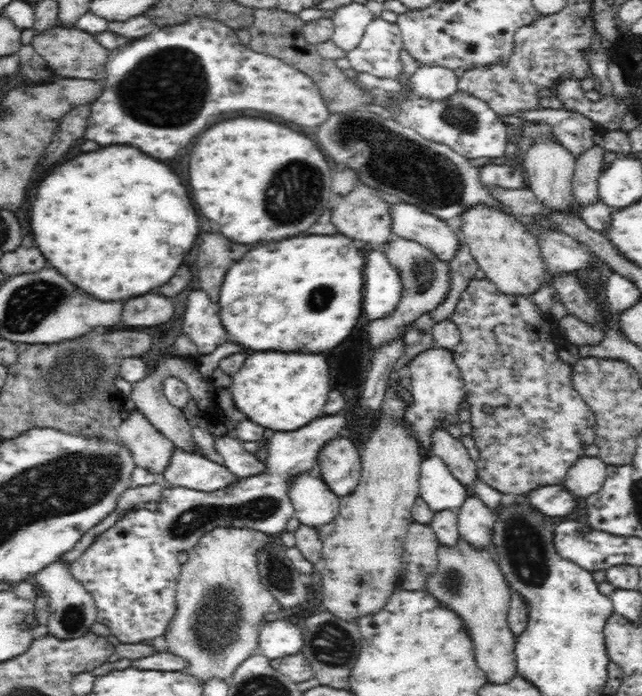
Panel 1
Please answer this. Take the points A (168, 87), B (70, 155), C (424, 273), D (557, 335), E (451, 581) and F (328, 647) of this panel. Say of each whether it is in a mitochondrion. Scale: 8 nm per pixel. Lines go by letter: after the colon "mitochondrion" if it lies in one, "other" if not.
A: mitochondrion
B: other
C: mitochondrion
D: other
E: mitochondrion
F: mitochondrion

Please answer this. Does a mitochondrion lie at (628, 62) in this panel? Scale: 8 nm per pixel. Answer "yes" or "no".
no

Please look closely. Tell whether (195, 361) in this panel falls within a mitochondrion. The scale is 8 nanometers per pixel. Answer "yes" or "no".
no

